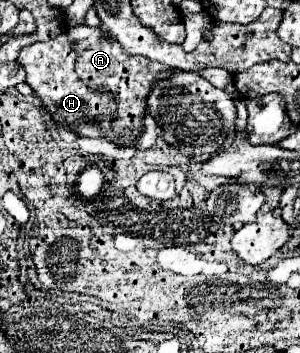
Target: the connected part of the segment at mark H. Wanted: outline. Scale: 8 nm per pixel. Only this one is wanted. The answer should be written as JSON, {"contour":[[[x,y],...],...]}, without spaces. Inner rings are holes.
{"contour":[[[68,31],[56,35],[56,39],[44,41],[44,43],[32,43],[28,47],[22,47],[16,59],[26,69],[26,83],[34,89],[38,99],[44,103],[48,115],[58,127],[64,127],[78,137],[94,137],[100,139],[100,135],[108,137],[112,133],[112,119],[116,113],[116,99],[110,93],[92,91],[86,87],[80,77],[74,71],[76,63],[76,51],[72,49],[72,41],[68,39]]]}

